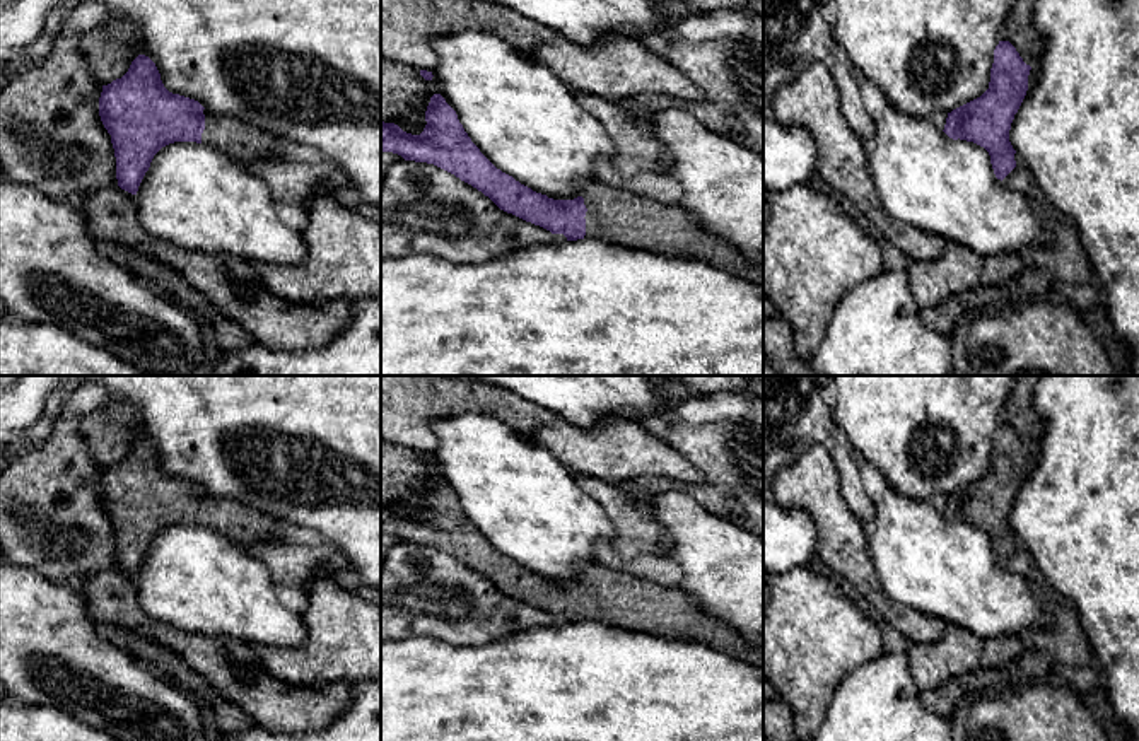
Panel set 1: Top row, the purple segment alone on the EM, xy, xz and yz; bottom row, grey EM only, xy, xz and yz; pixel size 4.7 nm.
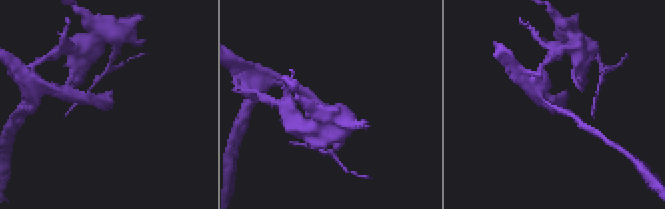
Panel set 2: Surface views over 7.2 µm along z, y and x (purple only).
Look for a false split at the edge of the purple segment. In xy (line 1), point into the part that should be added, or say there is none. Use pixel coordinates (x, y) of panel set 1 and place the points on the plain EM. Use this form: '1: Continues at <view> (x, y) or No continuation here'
1: Continues at xy (231, 518)

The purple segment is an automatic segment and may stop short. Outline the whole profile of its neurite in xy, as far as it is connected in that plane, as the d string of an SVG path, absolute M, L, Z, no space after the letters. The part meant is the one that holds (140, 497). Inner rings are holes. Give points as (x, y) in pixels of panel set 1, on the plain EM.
M138 437L121 461L102 468L99 499L111 517L118 569L131 577L154 538L174 524L205 526L246 548L277 541L275 517L169 475L145 437Z

